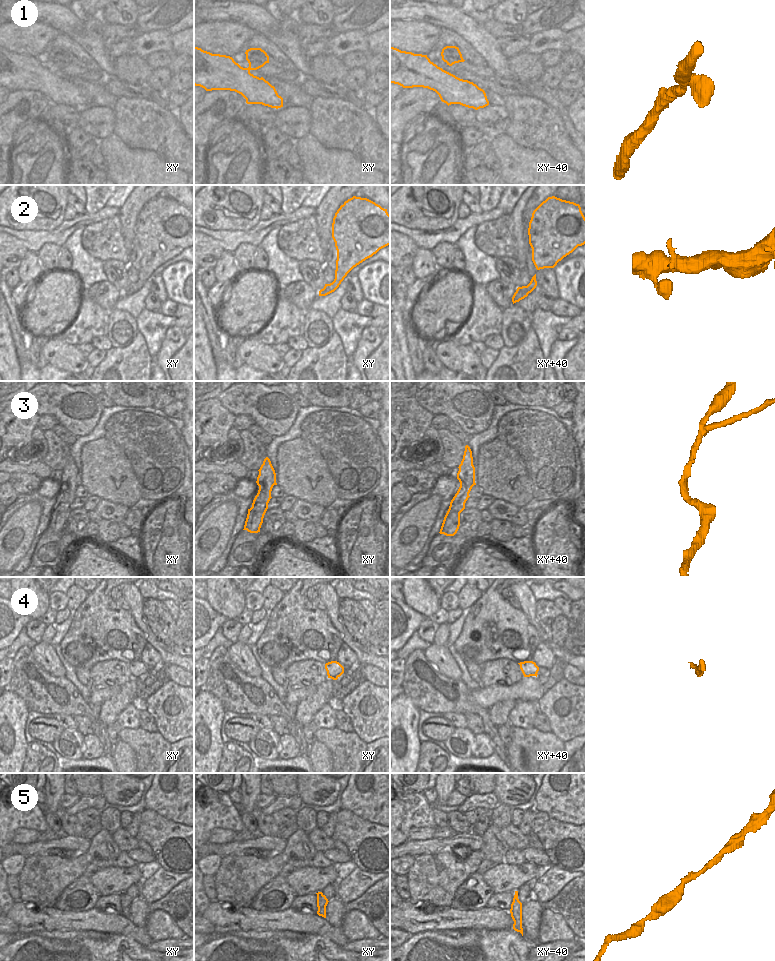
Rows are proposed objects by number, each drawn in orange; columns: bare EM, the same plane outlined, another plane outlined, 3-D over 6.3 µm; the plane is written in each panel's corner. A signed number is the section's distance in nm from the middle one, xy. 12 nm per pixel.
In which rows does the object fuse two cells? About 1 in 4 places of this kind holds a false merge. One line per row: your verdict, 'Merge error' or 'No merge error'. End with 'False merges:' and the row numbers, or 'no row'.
1: No merge error
2: No merge error
3: No merge error
4: Merge error
5: No merge error
False merges: 4

